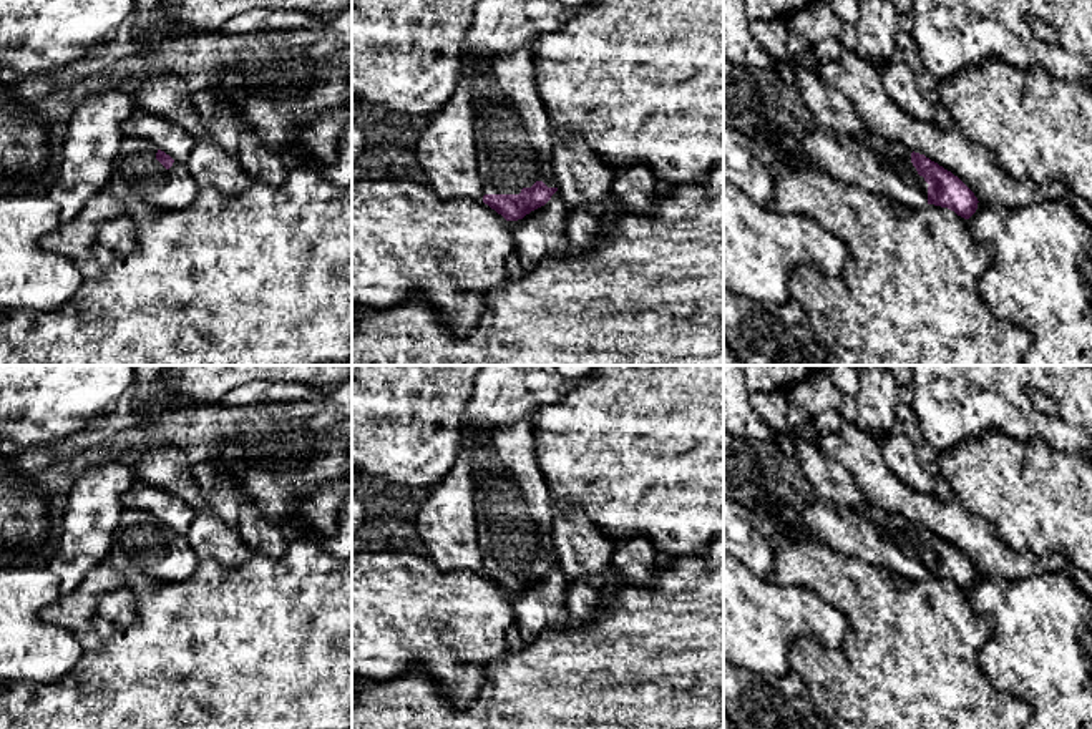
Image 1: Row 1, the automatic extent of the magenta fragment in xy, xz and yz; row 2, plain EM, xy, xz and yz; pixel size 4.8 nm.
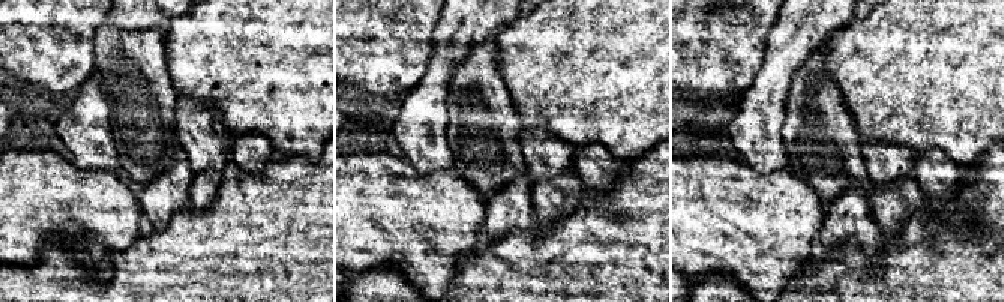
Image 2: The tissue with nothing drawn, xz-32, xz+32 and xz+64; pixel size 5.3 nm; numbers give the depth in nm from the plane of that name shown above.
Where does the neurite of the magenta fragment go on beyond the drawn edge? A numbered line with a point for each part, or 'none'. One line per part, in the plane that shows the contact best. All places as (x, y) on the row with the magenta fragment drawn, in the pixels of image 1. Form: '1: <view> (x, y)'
1: xz (515, 143)

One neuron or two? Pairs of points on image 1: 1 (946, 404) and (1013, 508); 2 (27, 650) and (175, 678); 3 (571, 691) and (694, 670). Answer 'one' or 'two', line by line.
1: two
2: two
3: one

